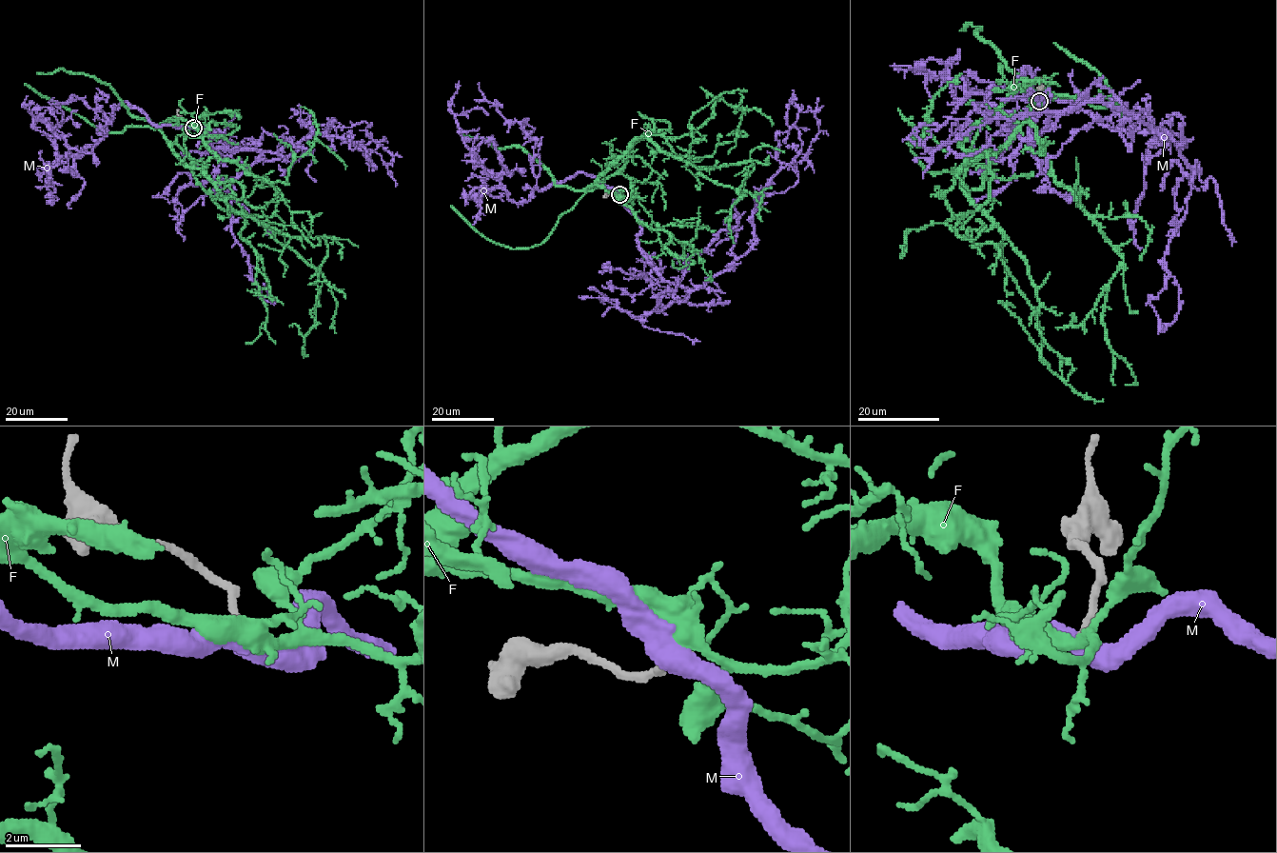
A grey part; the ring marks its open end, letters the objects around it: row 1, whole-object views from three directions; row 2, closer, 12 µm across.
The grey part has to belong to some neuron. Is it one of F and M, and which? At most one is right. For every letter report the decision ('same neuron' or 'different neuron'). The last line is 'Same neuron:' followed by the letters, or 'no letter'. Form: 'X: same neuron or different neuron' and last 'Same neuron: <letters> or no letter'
F: different neuron
M: different neuron
Same neuron: no letter

